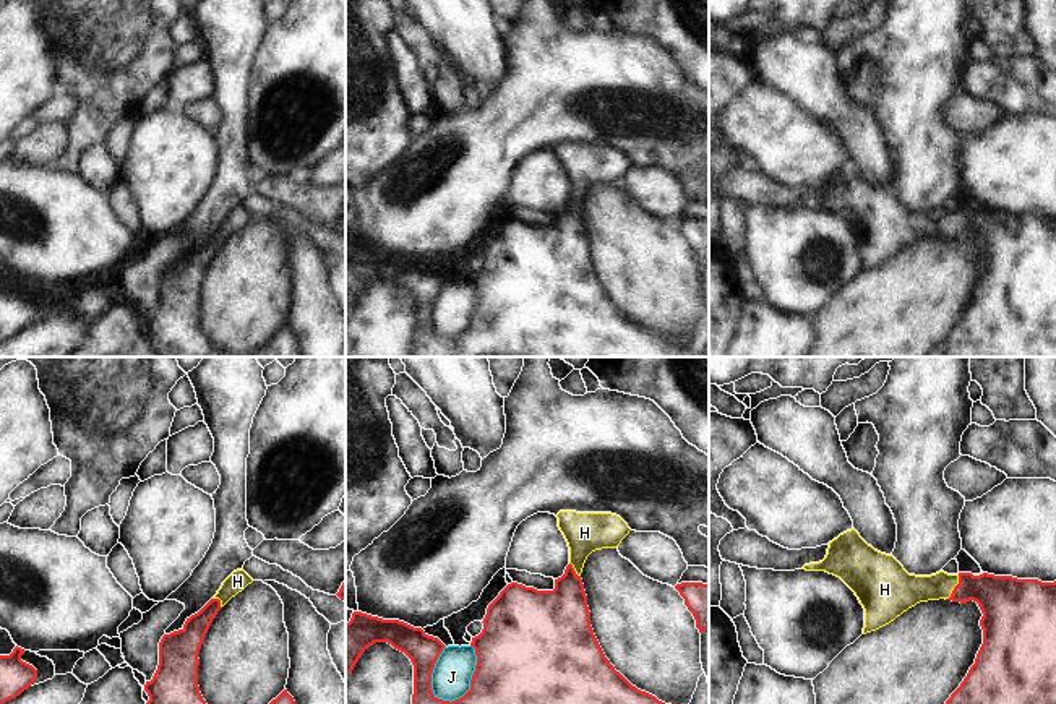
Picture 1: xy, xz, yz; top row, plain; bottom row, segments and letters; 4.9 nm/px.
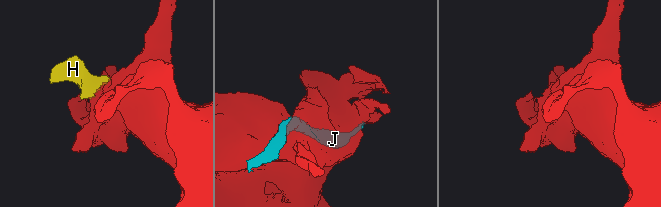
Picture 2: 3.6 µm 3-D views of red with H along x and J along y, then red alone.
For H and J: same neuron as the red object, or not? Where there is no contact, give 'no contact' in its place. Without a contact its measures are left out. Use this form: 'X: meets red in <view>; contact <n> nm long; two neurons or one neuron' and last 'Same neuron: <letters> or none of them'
H: meets red in yz; contact 140 nm long; one neuron
J: meets red in xz; contact 320 nm long; two neurons
Same neuron: H

